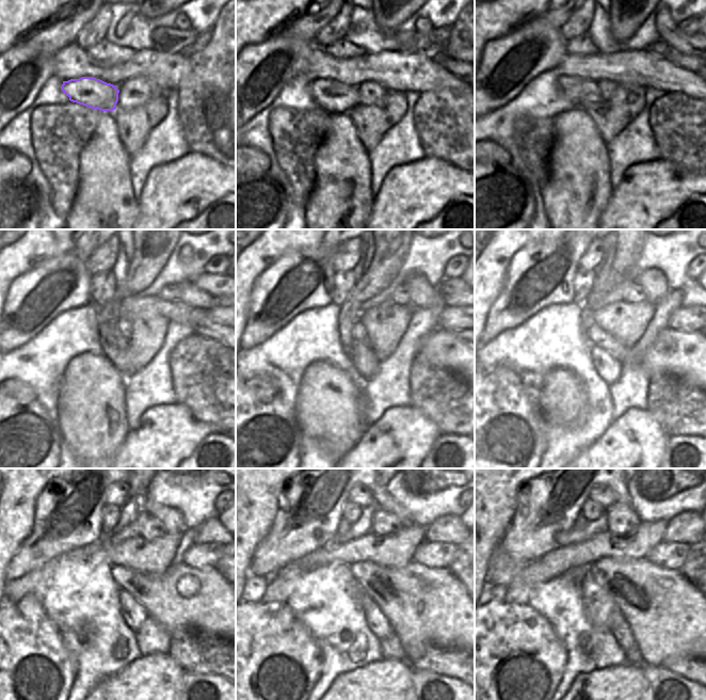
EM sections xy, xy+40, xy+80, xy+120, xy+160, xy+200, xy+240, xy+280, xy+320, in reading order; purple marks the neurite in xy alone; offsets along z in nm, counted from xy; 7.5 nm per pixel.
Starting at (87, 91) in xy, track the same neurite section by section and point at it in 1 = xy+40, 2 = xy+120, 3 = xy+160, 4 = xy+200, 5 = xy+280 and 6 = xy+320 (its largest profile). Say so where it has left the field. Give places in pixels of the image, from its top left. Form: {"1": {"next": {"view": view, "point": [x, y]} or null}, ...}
{"1": {"next": {"view": "xy+40", "point": [331, 95]}}, "2": {"next": {"view": "xy+120", "point": [110, 339]}}, "3": {"next": {"view": "xy+160", "point": [363, 358]}}, "4": {"next": {"view": "xy+200", "point": [609, 369]}}, "5": {"next": {"view": "xy+280", "point": [375, 620]}}, "6": {"next": {"view": "xy+320", "point": [618, 625]}}}

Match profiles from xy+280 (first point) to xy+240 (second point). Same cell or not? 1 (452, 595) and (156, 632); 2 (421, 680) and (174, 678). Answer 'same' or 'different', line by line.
1: different
2: different

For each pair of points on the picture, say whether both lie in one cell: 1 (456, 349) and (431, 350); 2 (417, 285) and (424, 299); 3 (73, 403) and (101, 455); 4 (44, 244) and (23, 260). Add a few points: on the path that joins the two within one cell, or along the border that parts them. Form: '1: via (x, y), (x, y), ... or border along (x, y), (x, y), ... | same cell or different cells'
1: via (450, 350), (437, 350) | same cell
2: via (419, 288), (423, 296) | same cell
3: via (85, 416), (94, 425), (96, 442) | same cell
4: via (38, 245), (29, 255) | same cell

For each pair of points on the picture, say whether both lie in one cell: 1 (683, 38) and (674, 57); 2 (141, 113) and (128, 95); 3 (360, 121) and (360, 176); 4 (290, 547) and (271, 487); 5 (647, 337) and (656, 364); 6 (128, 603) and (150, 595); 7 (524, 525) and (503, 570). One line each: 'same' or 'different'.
1: different
2: different
3: different
4: different
5: different
6: different
7: different

